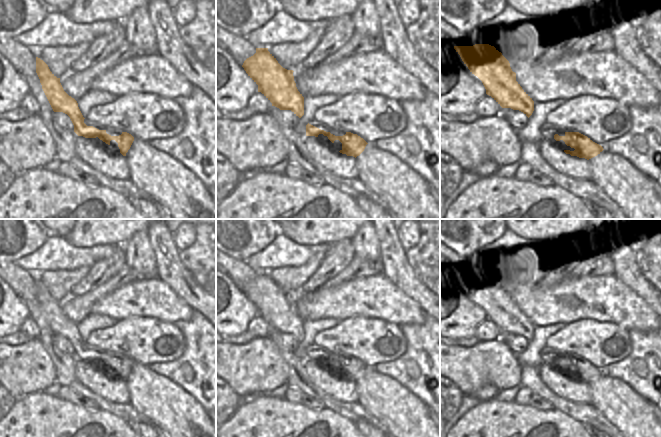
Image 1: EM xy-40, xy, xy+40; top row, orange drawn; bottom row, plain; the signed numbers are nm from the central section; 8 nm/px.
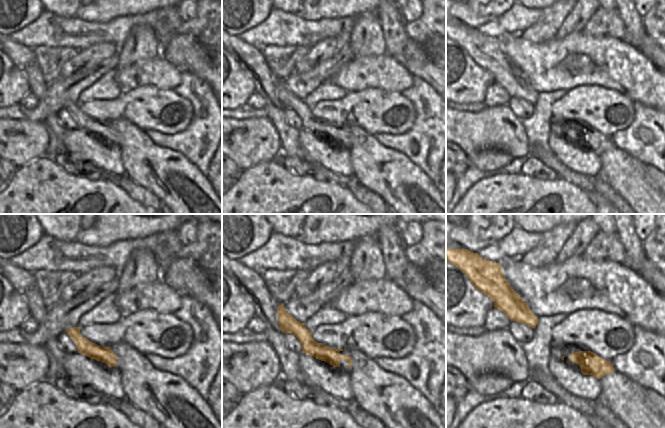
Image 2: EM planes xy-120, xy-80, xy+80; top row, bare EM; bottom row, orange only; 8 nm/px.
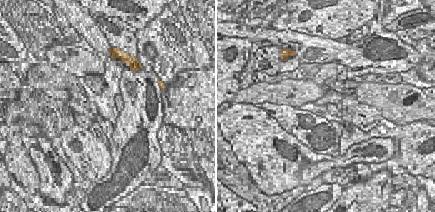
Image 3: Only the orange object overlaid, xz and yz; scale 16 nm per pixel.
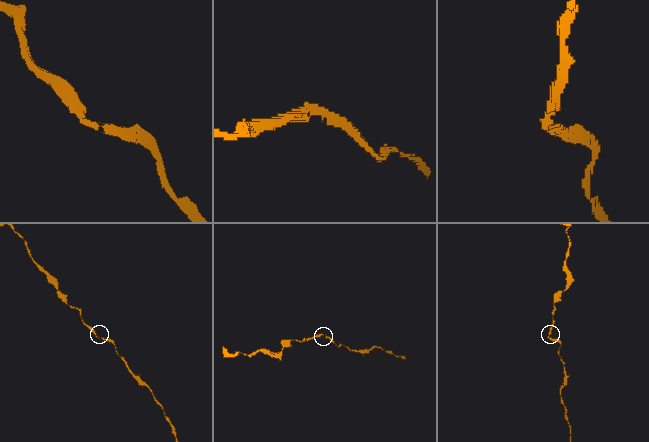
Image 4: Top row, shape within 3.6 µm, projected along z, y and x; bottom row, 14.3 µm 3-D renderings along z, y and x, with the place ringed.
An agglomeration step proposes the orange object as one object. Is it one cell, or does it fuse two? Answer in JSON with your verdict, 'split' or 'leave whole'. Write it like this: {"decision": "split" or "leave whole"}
{"decision": "leave whole"}

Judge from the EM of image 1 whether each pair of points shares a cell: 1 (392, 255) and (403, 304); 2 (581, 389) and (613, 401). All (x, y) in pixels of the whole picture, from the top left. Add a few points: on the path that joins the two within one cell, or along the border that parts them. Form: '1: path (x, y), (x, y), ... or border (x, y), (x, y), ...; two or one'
1: border (382, 273), (417, 303); two
2: border (587, 384), (589, 387), (590, 403); two

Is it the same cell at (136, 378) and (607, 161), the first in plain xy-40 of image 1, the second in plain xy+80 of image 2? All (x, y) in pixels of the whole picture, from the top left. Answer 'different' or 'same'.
same

